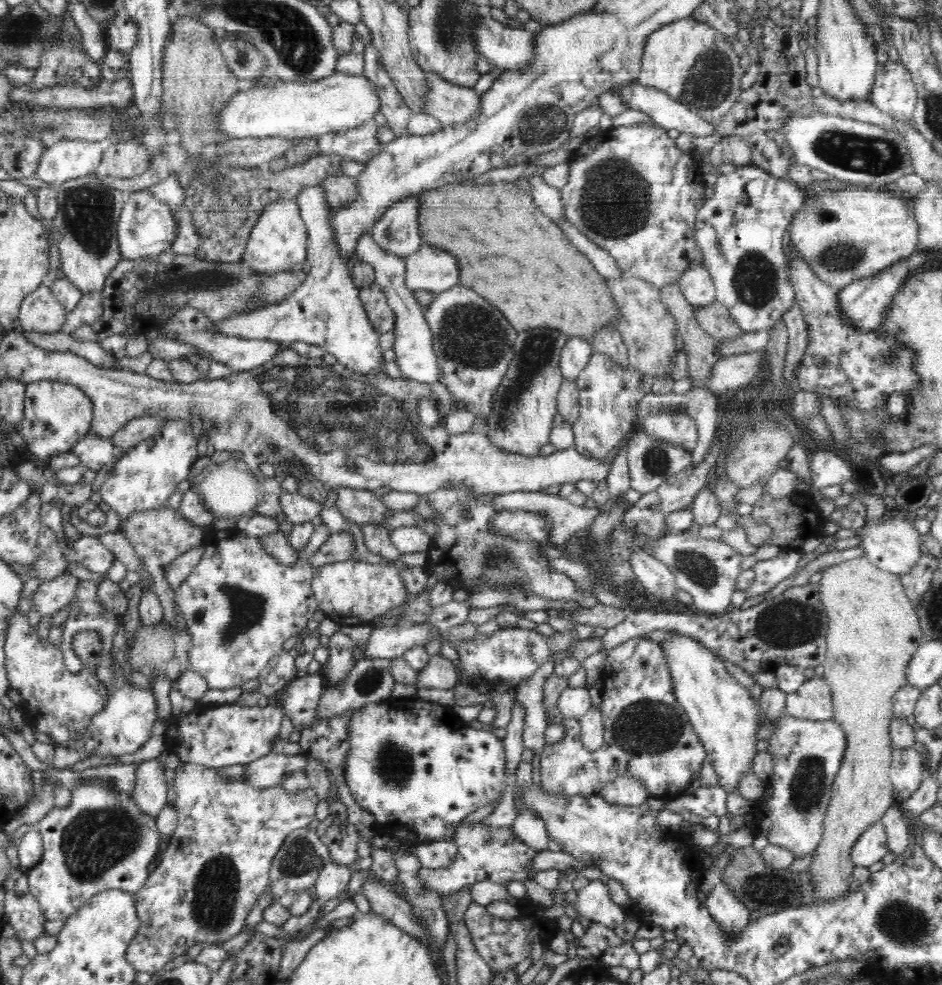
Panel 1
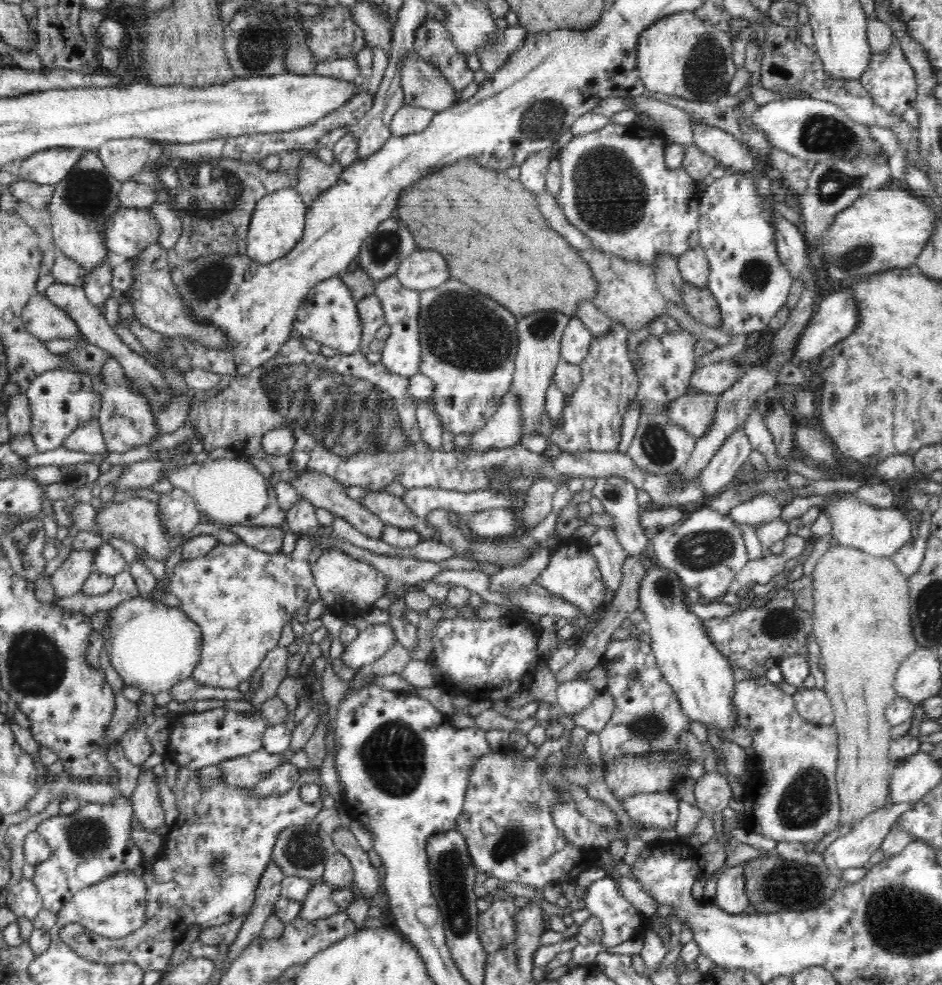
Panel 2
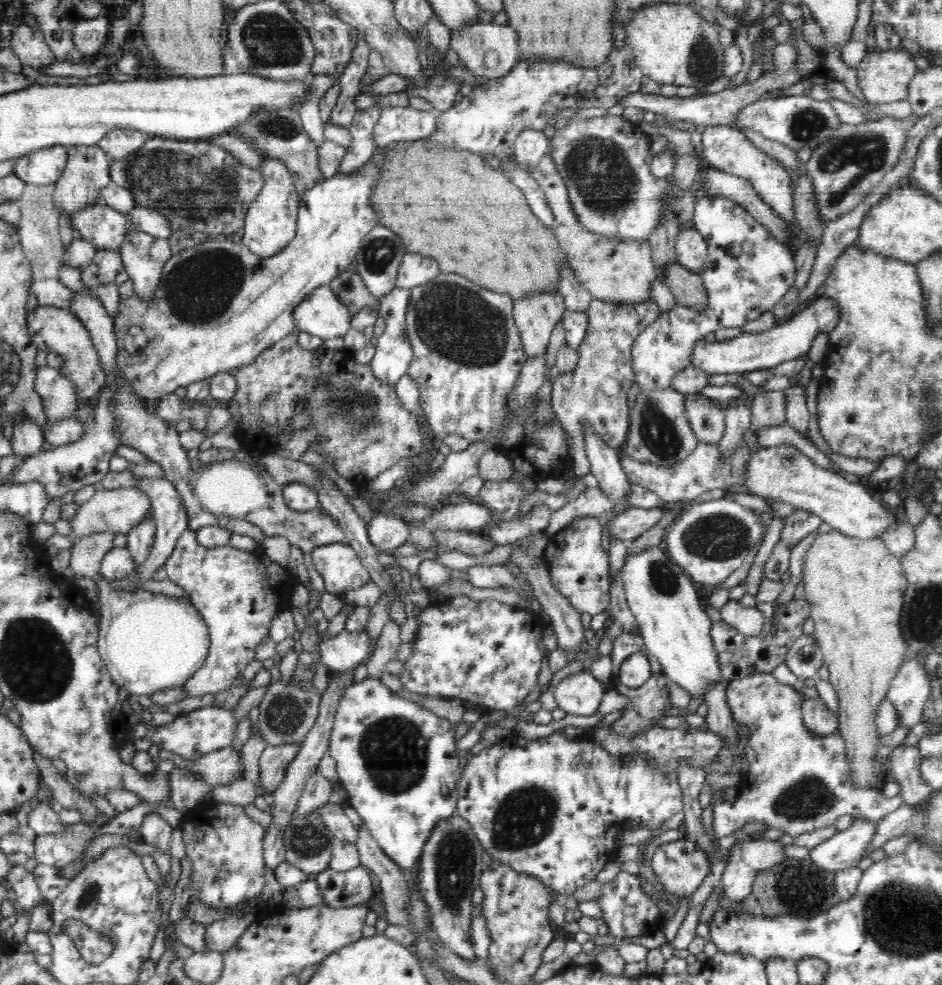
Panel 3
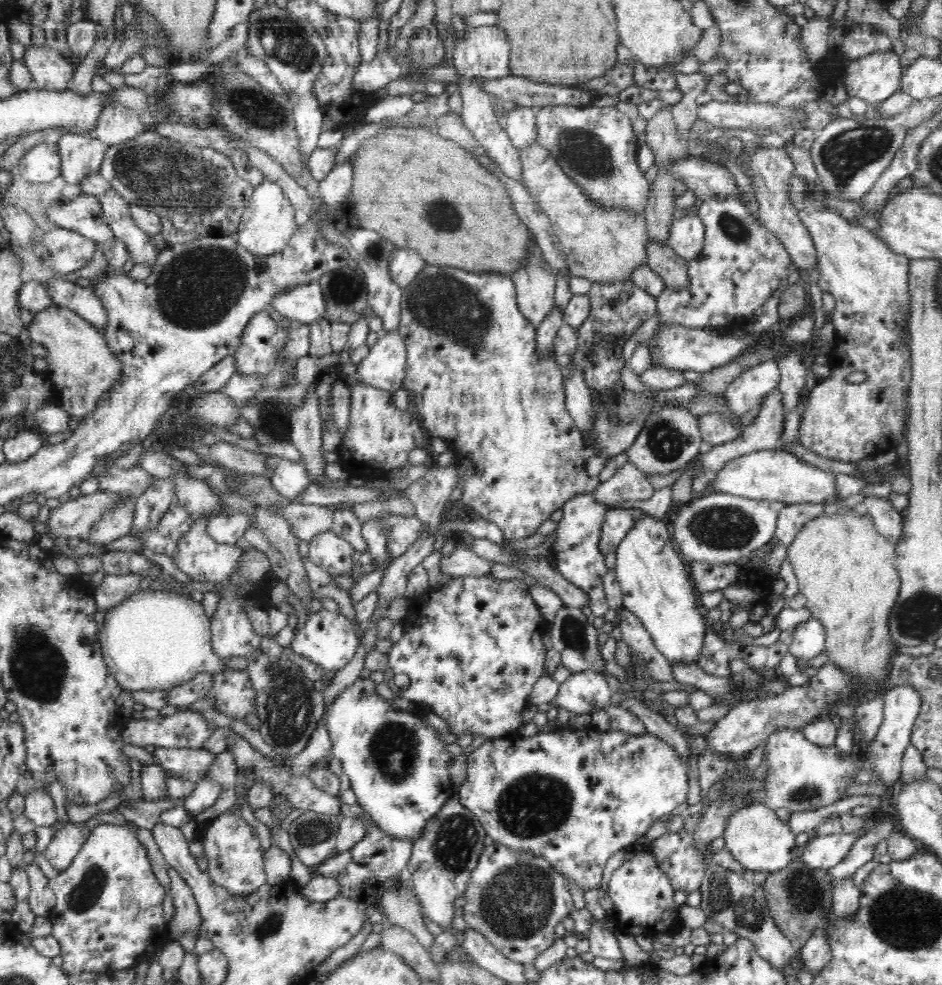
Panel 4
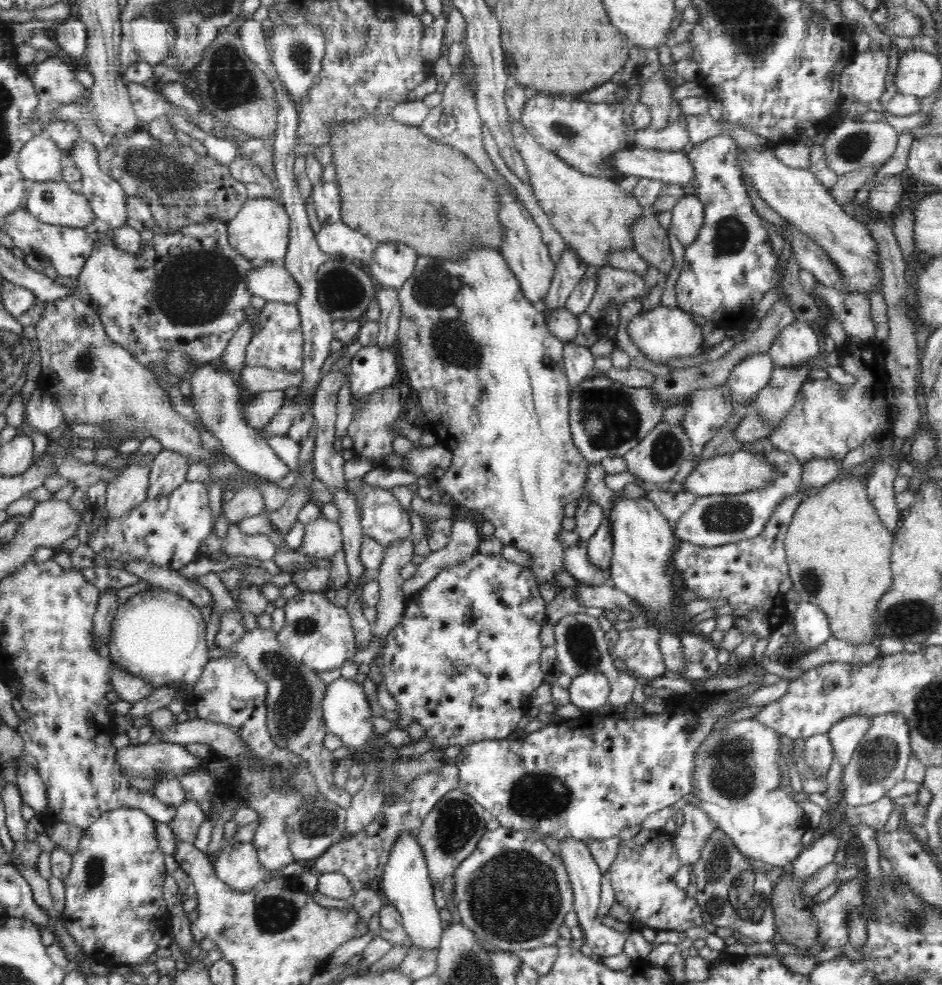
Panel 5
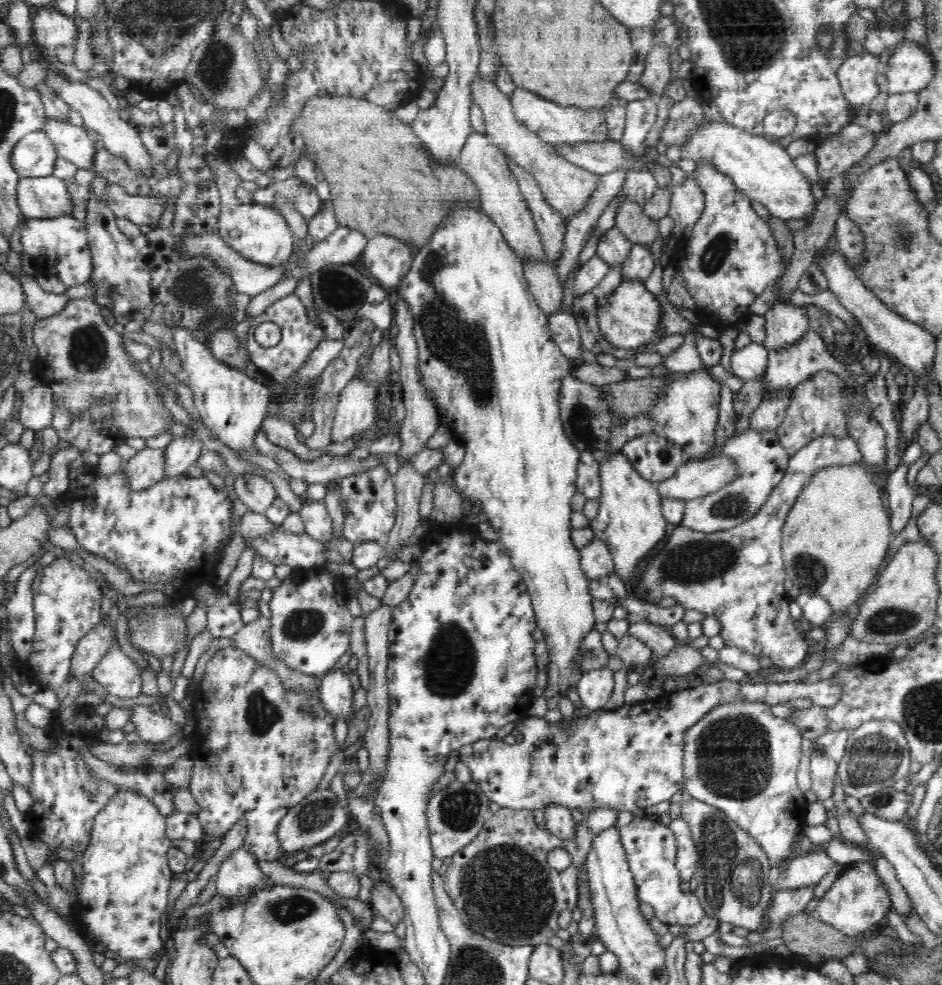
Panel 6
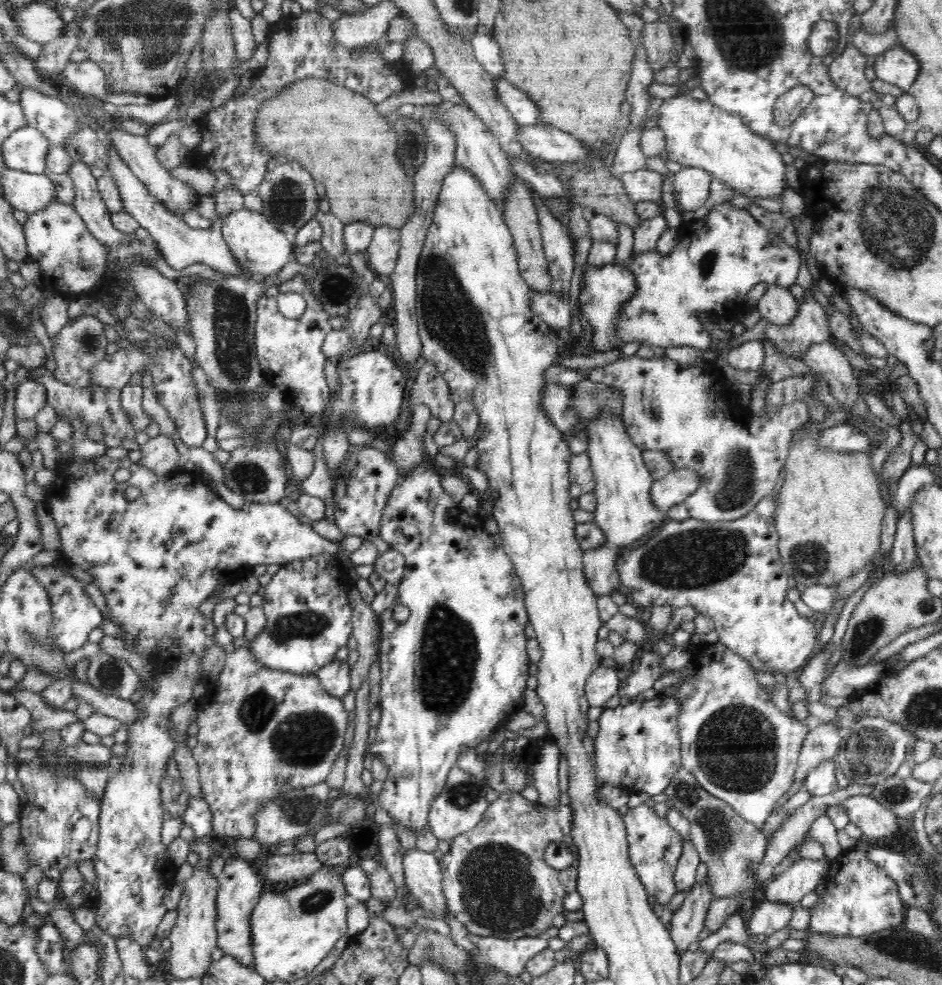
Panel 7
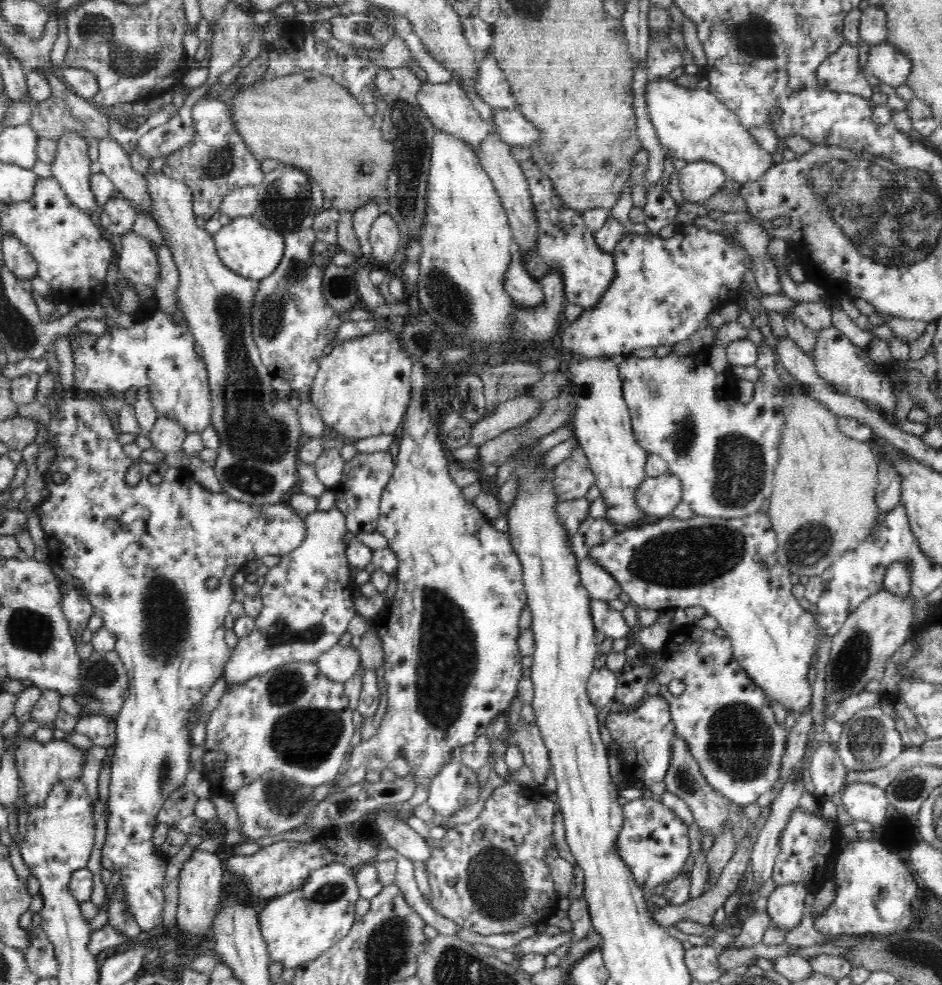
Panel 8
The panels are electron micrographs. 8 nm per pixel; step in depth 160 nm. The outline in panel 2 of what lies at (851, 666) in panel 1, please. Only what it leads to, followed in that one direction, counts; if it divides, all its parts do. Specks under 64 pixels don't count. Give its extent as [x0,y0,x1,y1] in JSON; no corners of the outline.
[812,547,916,832]

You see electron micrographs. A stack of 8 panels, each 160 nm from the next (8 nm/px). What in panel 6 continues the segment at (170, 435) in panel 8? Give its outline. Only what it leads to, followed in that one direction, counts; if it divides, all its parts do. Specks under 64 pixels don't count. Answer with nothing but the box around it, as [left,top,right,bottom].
[122,448,166,492]

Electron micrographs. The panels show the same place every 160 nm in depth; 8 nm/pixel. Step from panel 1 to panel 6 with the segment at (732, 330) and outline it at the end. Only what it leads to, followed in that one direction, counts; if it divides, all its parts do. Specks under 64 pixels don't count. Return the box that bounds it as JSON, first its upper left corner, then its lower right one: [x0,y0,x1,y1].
[615,202,658,246]

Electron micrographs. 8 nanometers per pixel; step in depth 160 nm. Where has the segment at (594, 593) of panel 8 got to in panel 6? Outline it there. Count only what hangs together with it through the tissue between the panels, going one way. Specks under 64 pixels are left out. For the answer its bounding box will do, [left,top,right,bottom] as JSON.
[580,539,615,580]

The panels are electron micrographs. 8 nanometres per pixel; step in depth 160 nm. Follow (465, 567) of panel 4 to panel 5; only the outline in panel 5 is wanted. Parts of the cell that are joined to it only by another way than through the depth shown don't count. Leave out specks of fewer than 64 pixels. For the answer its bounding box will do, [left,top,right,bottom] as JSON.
[402,520,482,599]

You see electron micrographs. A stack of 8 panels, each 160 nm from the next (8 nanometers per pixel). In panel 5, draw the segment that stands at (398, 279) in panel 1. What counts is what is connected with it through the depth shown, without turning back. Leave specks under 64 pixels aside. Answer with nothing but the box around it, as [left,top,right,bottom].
[348,344,398,412]

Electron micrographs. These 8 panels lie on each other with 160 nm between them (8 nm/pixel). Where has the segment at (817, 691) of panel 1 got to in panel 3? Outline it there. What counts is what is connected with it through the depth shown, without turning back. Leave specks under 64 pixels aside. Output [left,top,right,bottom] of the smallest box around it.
[801,697,839,735]

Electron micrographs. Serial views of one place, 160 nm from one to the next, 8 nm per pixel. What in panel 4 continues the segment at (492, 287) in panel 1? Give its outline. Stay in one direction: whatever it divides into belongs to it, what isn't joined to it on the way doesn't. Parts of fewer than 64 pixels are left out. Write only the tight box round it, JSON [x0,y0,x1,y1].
[349,127,530,276]

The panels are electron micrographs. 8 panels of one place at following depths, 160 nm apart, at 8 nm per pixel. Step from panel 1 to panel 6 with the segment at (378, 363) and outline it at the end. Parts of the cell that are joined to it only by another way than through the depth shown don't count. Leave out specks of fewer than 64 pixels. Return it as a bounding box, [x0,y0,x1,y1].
[180,232,284,295]

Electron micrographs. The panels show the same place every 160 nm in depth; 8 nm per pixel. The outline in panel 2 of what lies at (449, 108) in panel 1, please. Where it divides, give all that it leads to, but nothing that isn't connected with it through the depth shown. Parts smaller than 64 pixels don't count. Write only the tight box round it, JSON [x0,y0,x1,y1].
[400,50,461,113]

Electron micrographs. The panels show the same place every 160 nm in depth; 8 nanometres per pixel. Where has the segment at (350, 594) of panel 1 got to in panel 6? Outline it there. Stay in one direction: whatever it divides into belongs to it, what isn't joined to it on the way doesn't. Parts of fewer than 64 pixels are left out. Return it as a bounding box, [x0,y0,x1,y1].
[299,498,333,545]

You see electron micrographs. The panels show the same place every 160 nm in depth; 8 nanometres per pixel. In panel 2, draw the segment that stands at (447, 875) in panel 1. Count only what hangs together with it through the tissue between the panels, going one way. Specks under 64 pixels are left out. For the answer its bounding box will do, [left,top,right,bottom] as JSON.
[455,749,604,888]

